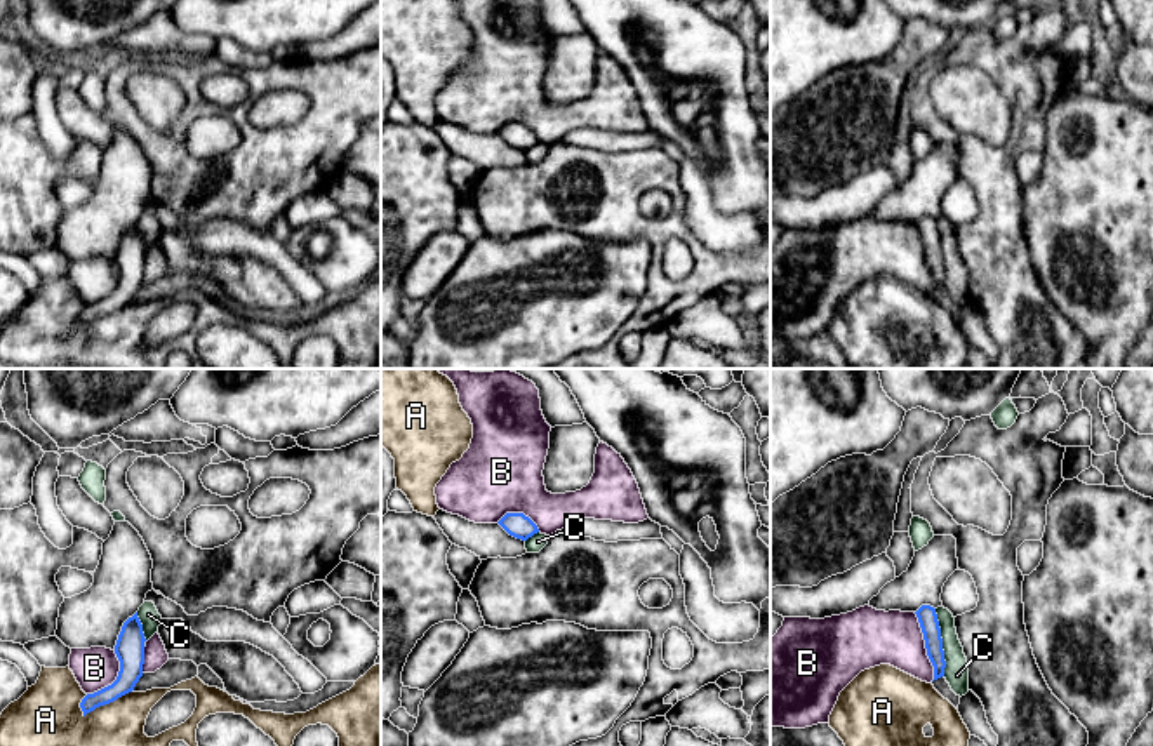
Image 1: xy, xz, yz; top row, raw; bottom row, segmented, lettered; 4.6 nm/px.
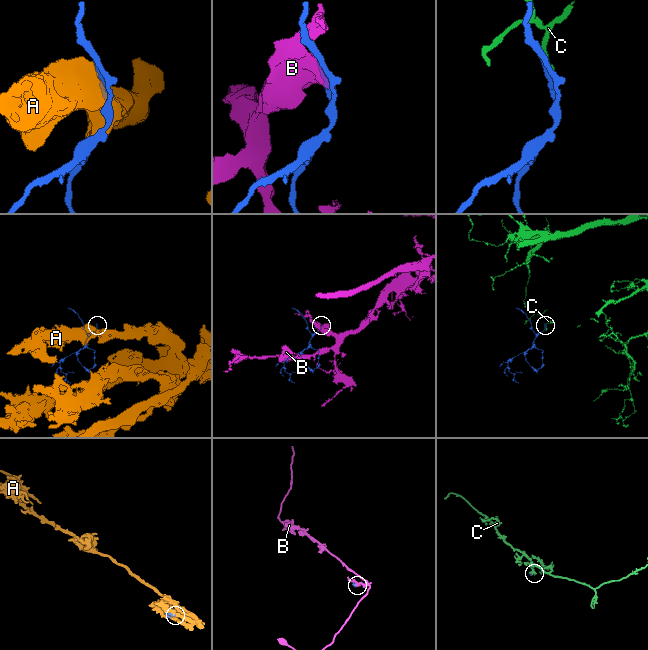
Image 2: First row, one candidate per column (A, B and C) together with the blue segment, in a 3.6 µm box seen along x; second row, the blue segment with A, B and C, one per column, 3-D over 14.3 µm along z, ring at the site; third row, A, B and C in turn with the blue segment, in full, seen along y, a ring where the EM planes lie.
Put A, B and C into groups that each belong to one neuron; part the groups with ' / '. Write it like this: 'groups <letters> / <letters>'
groups A / B / C

